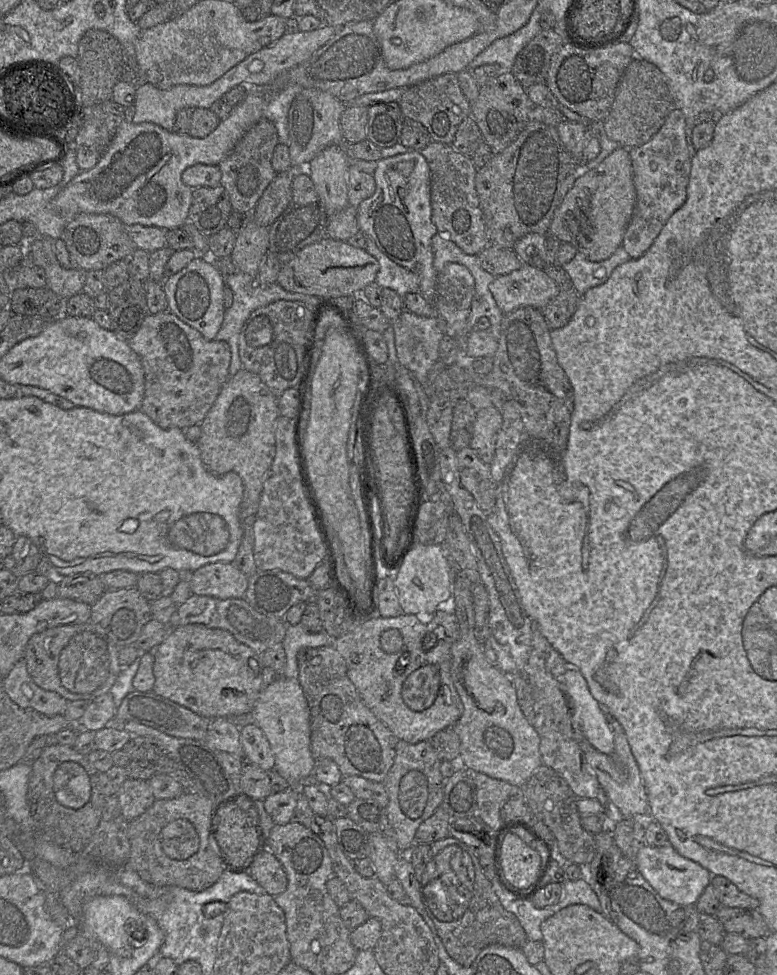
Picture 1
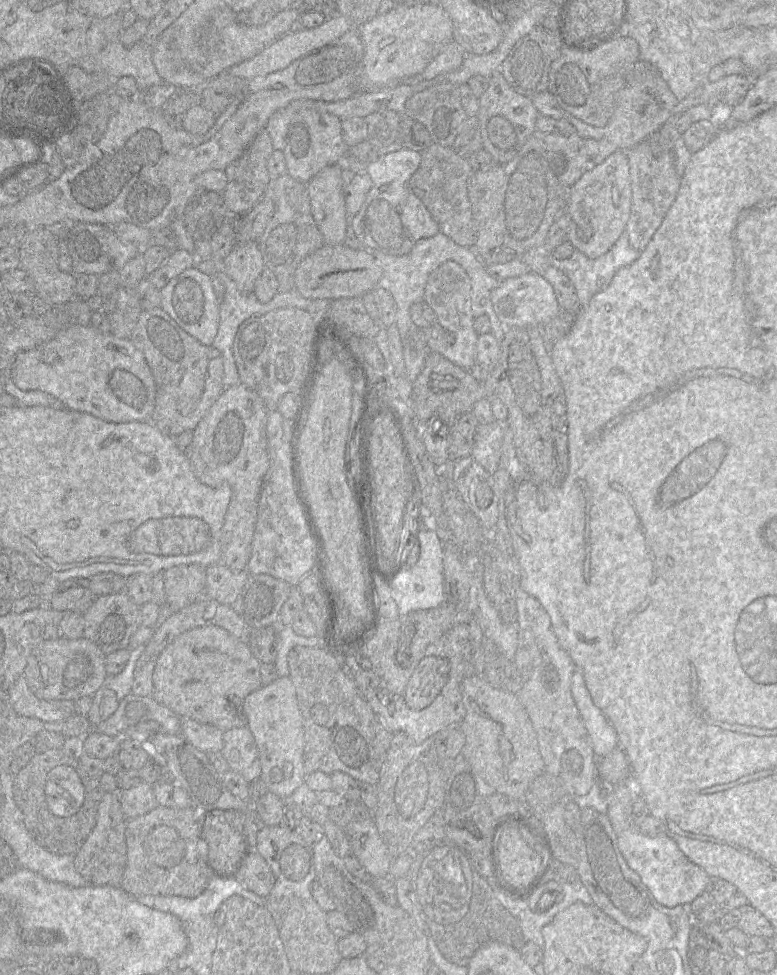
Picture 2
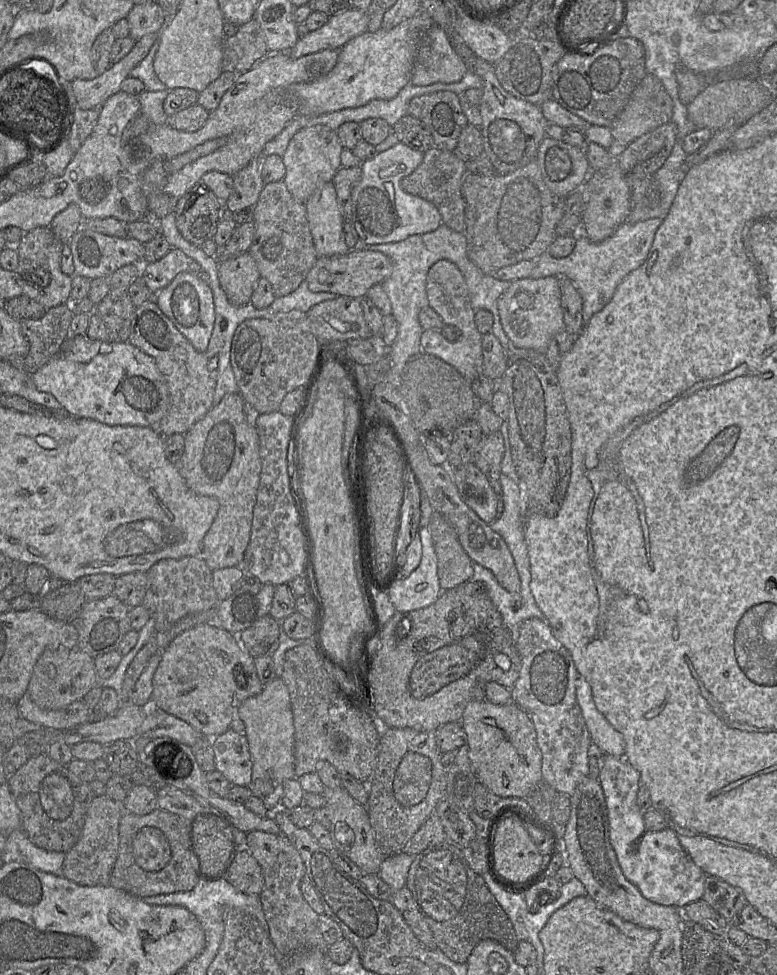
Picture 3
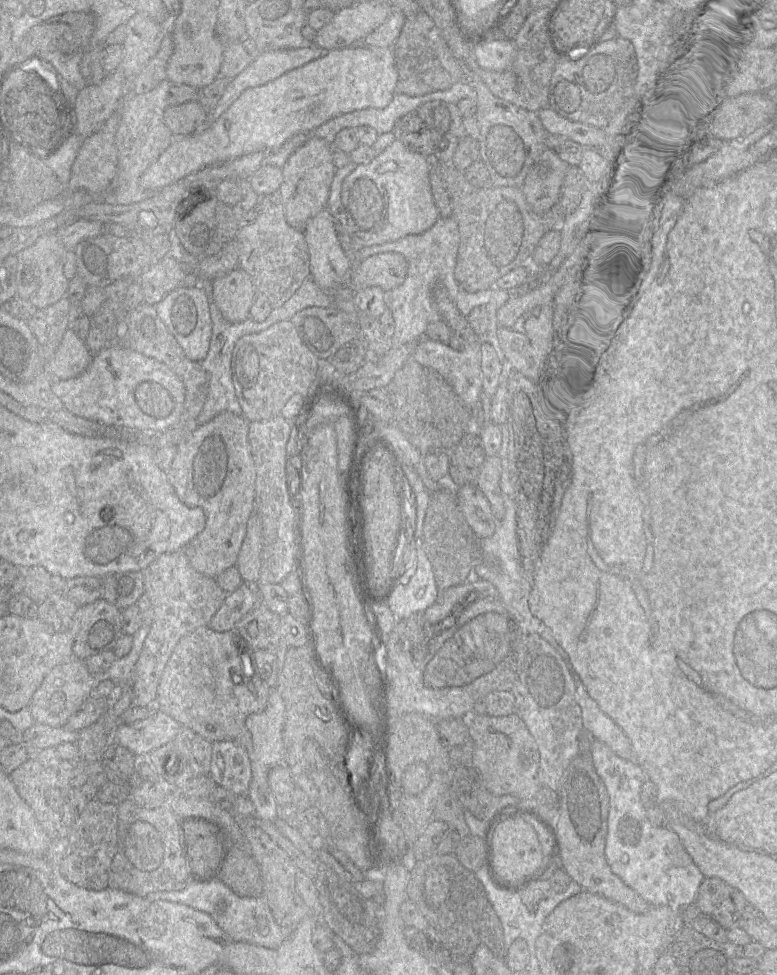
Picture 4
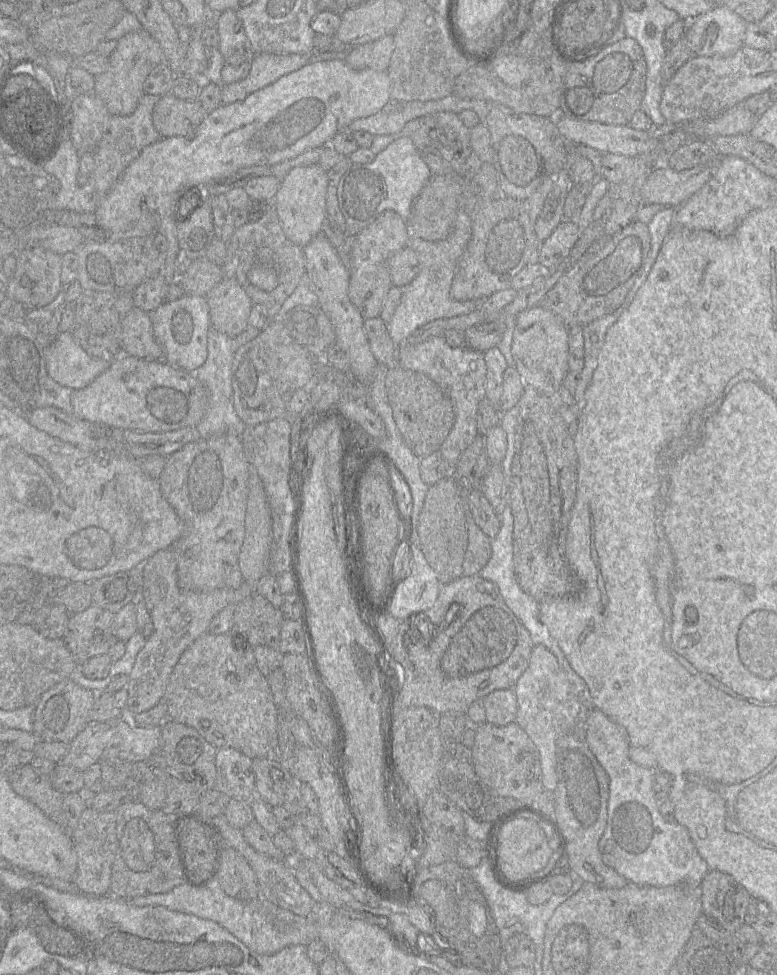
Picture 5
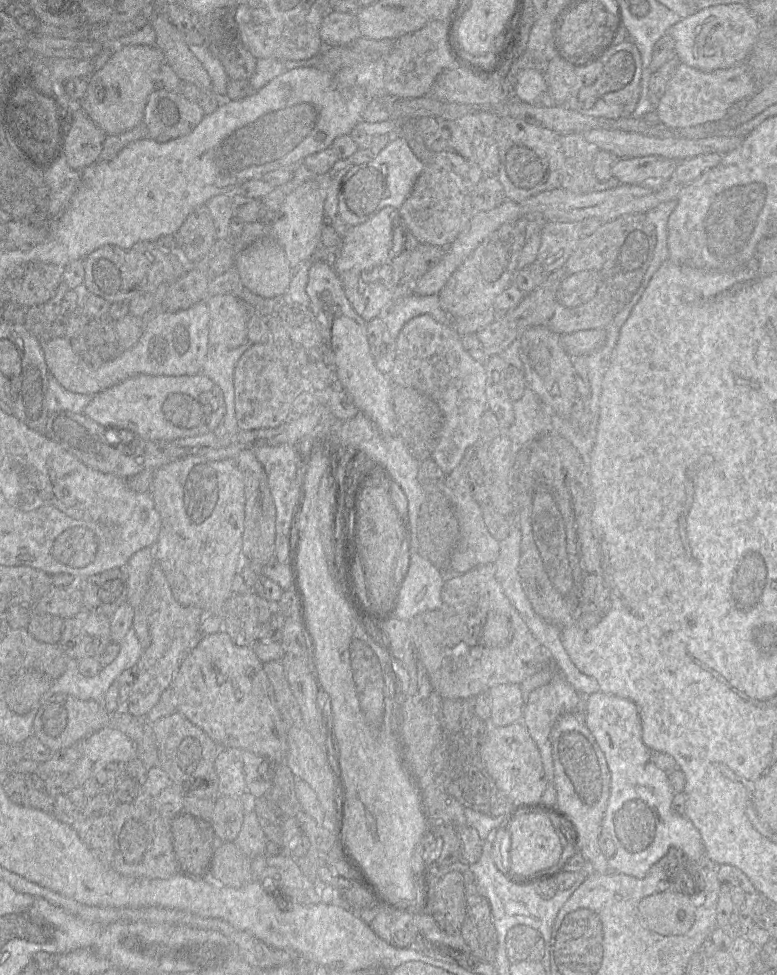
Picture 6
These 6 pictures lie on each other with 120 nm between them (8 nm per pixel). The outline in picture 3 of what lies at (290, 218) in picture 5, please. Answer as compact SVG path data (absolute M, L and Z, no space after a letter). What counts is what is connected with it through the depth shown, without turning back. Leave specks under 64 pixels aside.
M324 125L306 127L299 130L290 140L282 156L286 173L283 181L294 198L306 202L323 184L331 182L341 166L343 147L336 131Z

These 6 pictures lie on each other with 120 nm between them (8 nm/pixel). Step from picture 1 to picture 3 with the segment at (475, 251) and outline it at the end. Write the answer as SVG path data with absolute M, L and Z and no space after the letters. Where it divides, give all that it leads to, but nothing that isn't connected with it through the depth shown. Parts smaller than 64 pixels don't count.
M433 147L424 153L422 163L401 181L401 187L406 193L434 204L441 215L443 224L453 231L464 233L465 202L462 197L461 186L466 173L466 164L457 158L453 152L442 151Z

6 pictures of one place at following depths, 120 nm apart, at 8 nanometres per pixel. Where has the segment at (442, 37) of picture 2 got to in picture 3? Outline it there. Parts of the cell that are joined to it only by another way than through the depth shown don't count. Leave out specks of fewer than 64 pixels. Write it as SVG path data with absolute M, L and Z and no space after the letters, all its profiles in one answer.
M420 10L391 29L366 31L351 39L340 49L337 63L329 73L314 81L294 84L288 88L288 94L298 104L297 114L320 115L364 106L374 99L394 98L410 83L418 40L432 25L429 15Z

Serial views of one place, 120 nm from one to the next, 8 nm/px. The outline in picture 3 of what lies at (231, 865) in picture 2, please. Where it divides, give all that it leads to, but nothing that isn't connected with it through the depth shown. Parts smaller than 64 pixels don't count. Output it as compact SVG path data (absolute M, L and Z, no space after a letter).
M202 818L190 829L190 841L199 861L199 870L207 875L219 873L231 852L229 829L222 821Z

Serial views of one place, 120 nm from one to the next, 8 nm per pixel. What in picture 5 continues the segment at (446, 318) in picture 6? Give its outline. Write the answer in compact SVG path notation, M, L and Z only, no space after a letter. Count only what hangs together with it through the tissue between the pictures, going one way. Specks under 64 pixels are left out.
M459 208L454 227L450 235L440 241L426 241L417 237L409 237L407 247L411 248L419 259L420 270L408 285L402 288L400 302L389 323L388 332L396 346L405 342L418 328L437 319L452 318L469 314L479 309L486 299L456 301L450 296L450 289L456 267L471 237L471 218Z

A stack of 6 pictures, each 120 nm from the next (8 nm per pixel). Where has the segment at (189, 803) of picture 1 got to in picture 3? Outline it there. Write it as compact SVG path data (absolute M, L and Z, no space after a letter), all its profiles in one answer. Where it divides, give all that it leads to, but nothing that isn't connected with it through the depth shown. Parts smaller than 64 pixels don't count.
M156 808L145 815L124 812L119 824L118 856L110 885L139 898L191 891L199 882L199 861L188 836L187 820Z

